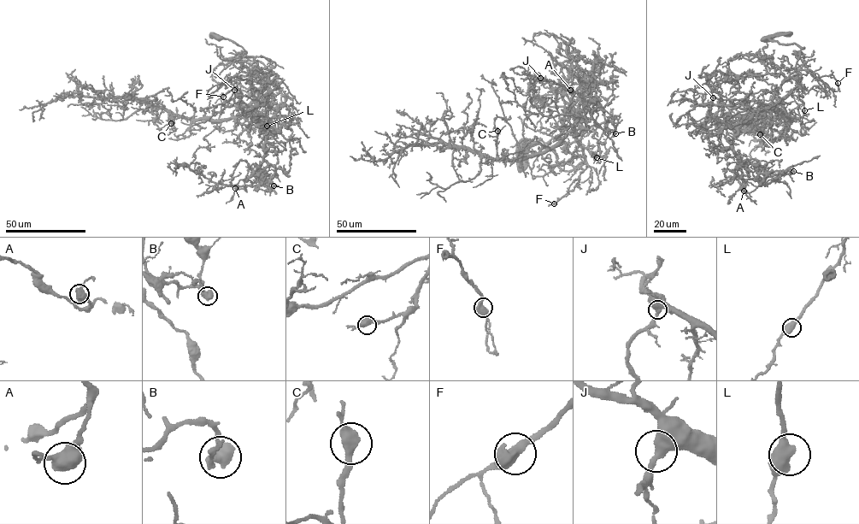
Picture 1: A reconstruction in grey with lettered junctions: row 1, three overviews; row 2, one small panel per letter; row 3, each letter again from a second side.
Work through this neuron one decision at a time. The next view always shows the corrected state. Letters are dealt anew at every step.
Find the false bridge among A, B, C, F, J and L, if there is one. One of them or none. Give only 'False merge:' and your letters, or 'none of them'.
False merge: B

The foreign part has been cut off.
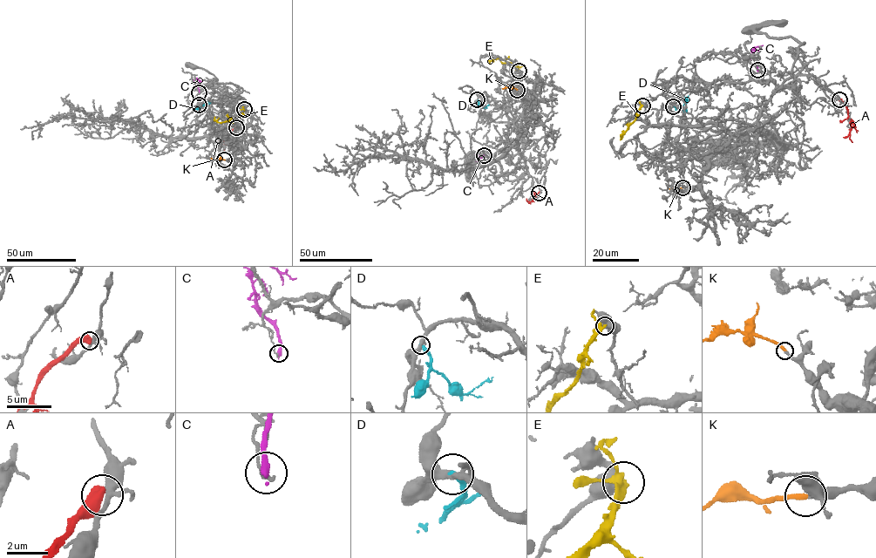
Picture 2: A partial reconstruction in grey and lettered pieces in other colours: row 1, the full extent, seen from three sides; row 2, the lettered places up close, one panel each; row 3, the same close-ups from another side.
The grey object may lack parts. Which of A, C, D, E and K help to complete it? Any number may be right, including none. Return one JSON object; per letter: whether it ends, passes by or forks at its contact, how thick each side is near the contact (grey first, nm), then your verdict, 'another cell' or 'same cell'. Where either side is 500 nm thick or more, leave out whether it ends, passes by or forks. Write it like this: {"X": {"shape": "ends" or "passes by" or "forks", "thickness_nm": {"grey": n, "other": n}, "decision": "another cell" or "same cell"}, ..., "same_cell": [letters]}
{"A": {"thickness_nm": {"grey": 280, "other": 600}, "decision": "another cell"}, "C": {"shape": "ends", "thickness_nm": {"grey": 130, "other": 320}, "decision": "another cell"}, "D": {"shape": "ends", "thickness_nm": {"grey": 360, "other": 280}, "decision": "another cell"}, "E": {"shape": "forks", "thickness_nm": {"grey": 360, "other": 240}, "decision": "another cell"}, "K": {"shape": "ends", "thickness_nm": {"grey": 220, "other": 240}, "decision": "same cell"}, "same_cell": ["K"]}

